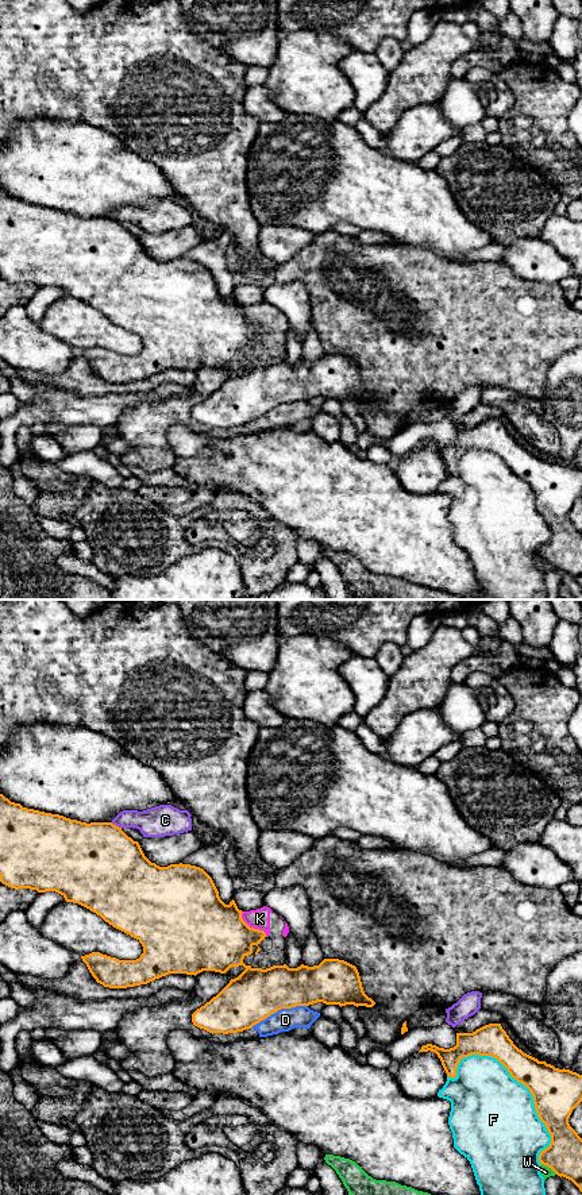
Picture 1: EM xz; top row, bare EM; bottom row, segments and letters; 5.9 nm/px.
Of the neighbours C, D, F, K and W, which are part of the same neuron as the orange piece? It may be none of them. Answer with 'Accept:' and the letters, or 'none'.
Accept: none

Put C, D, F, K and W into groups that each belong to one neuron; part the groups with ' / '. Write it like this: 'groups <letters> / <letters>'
groups C / D K / F / W

